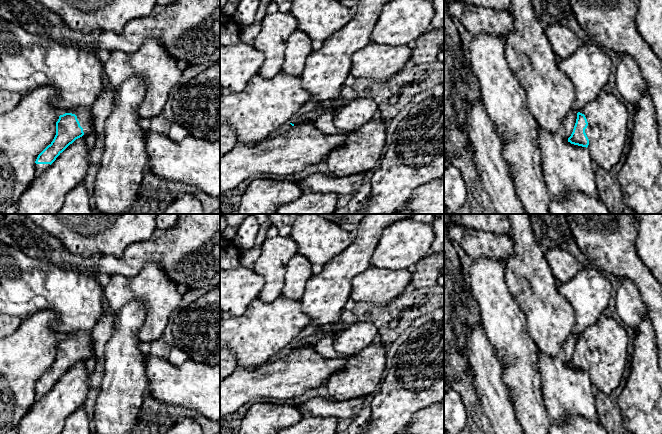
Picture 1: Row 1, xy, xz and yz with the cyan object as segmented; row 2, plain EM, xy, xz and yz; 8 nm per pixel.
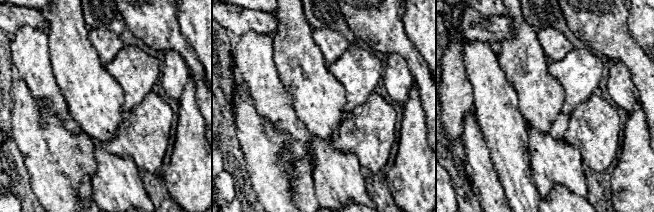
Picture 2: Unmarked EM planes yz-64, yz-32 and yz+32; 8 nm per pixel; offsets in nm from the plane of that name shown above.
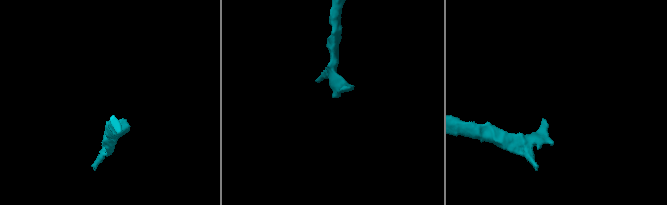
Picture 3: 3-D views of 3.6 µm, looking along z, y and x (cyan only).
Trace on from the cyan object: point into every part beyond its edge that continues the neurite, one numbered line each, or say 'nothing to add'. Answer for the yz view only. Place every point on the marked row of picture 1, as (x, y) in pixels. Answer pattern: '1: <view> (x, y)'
1: yz (607, 117)

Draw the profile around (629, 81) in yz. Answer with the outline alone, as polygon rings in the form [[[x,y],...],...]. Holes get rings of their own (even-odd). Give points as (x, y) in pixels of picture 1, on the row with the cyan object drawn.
[[[629,54],[620,56],[617,65],[615,85],[620,95],[635,107],[646,89],[641,70],[636,60]]]

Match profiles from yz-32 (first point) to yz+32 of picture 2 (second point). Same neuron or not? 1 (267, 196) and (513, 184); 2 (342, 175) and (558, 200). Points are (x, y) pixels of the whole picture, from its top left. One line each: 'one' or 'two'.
1: two
2: two

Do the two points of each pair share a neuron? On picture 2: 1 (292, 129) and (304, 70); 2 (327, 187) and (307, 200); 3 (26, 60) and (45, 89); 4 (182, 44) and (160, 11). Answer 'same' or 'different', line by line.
1: different
2: different
3: same
4: same

